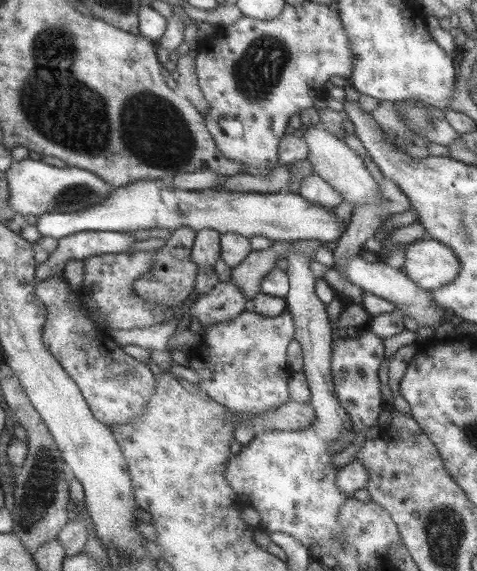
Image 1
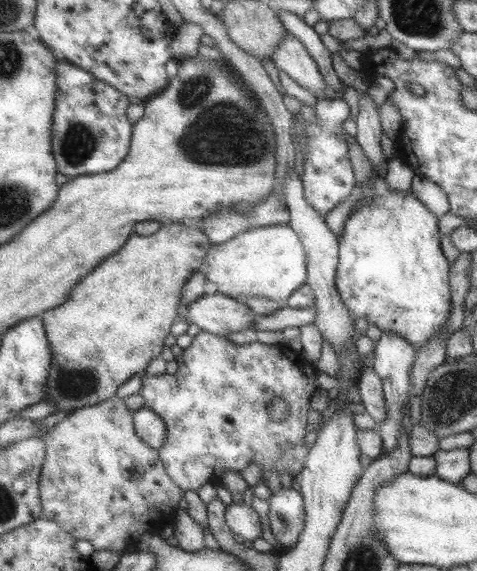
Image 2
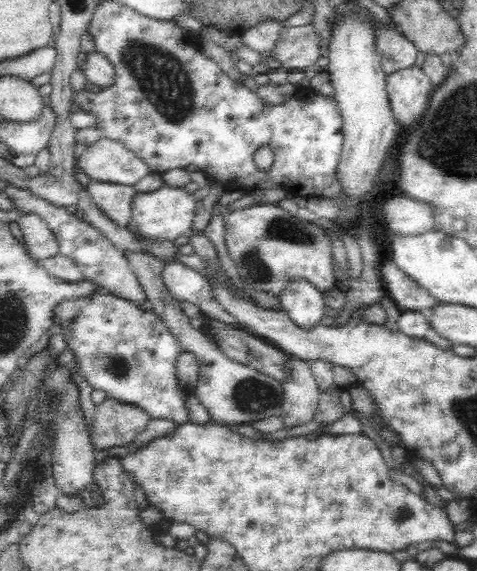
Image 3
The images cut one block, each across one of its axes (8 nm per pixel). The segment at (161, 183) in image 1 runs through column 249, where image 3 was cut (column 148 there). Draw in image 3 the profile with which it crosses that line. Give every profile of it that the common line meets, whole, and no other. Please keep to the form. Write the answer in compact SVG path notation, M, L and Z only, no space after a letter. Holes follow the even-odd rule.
M164 185L154 192L138 192L132 200L131 220L142 237L155 241L172 242L178 236L187 235L190 230L193 230L192 223L194 222L194 216L196 216L196 202L193 193L186 192L182 187Z

